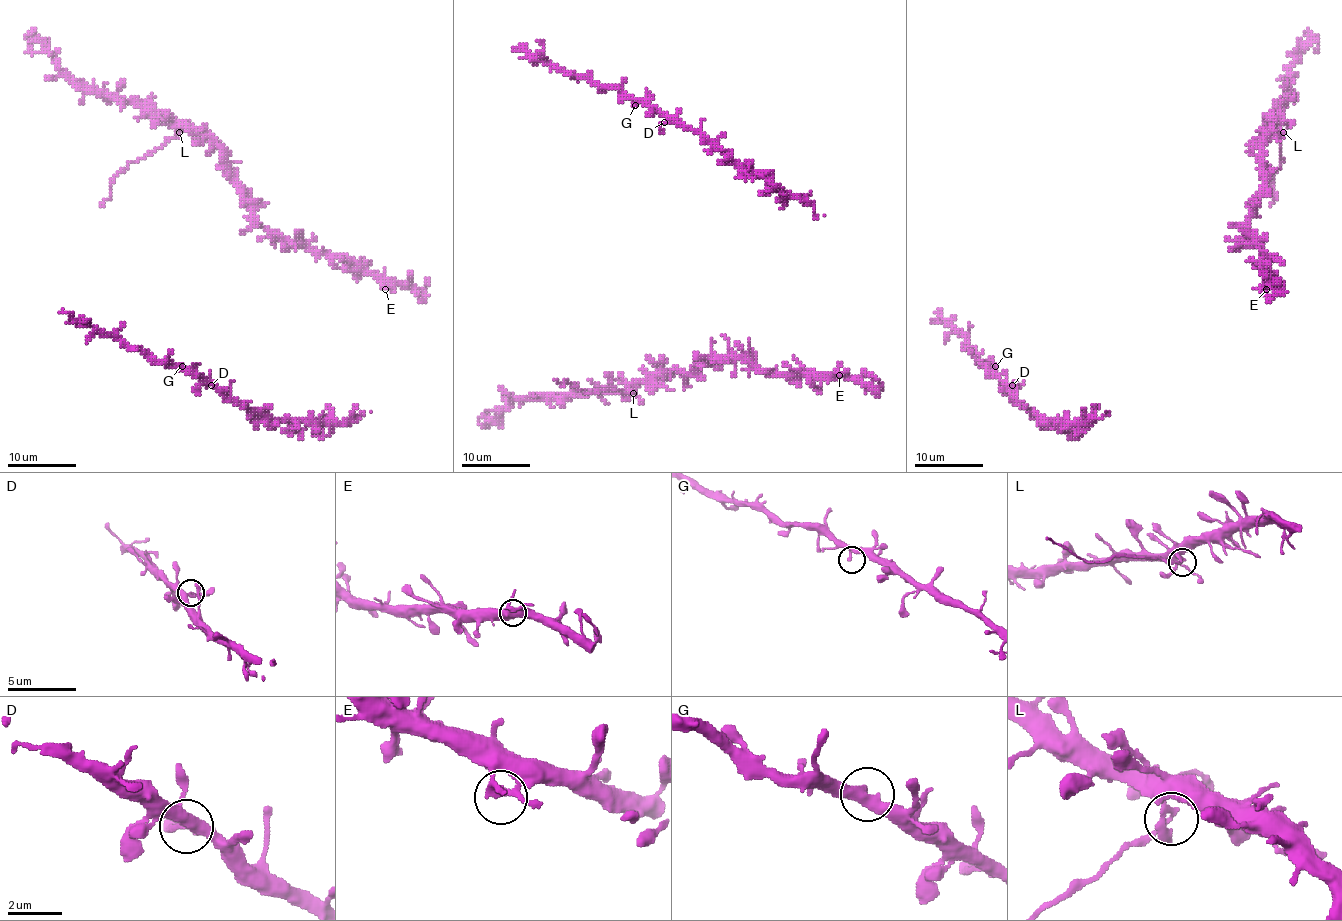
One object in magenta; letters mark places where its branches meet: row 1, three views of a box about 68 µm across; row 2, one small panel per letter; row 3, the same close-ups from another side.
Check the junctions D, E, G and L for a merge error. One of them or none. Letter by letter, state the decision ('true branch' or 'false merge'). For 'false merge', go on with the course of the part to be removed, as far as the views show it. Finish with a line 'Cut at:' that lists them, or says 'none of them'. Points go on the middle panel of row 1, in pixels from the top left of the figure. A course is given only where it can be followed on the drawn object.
D: true branch
E: true branch
G: true branch
L: false merge; course (633, 392), (604, 389), (584, 392), (568, 382), (563, 382), (563, 386), (555, 379)
Cut at: L

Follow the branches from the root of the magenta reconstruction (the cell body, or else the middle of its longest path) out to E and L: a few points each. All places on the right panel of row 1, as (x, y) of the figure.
E: (1254, 288), (1262, 286), (1266, 289)
L: (1254, 288), (1264, 282), (1262, 252), (1249, 238), (1252, 205), (1262, 183), (1261, 142), (1274, 127), (1283, 132)

